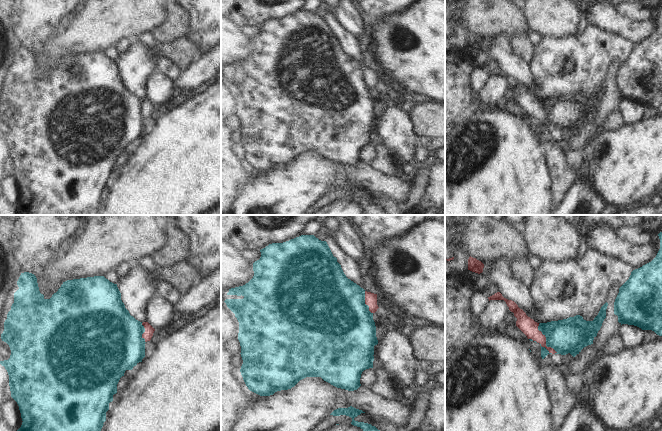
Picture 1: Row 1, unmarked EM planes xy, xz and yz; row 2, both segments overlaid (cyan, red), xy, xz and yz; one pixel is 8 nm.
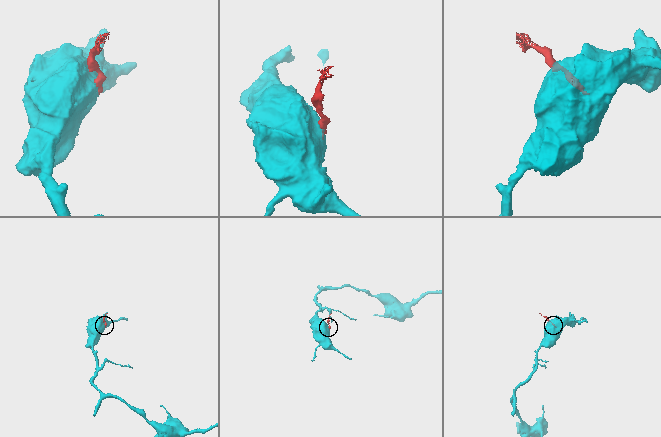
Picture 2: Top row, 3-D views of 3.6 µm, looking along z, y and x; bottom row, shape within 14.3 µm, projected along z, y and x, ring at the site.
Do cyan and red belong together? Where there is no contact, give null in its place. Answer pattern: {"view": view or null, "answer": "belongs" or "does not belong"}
{"view": "yz", "answer": "does not belong"}

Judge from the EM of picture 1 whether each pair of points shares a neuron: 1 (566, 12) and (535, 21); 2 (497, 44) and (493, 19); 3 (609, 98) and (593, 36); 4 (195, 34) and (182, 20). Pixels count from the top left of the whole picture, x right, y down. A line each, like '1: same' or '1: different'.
1: same
2: different
3: different
4: different

